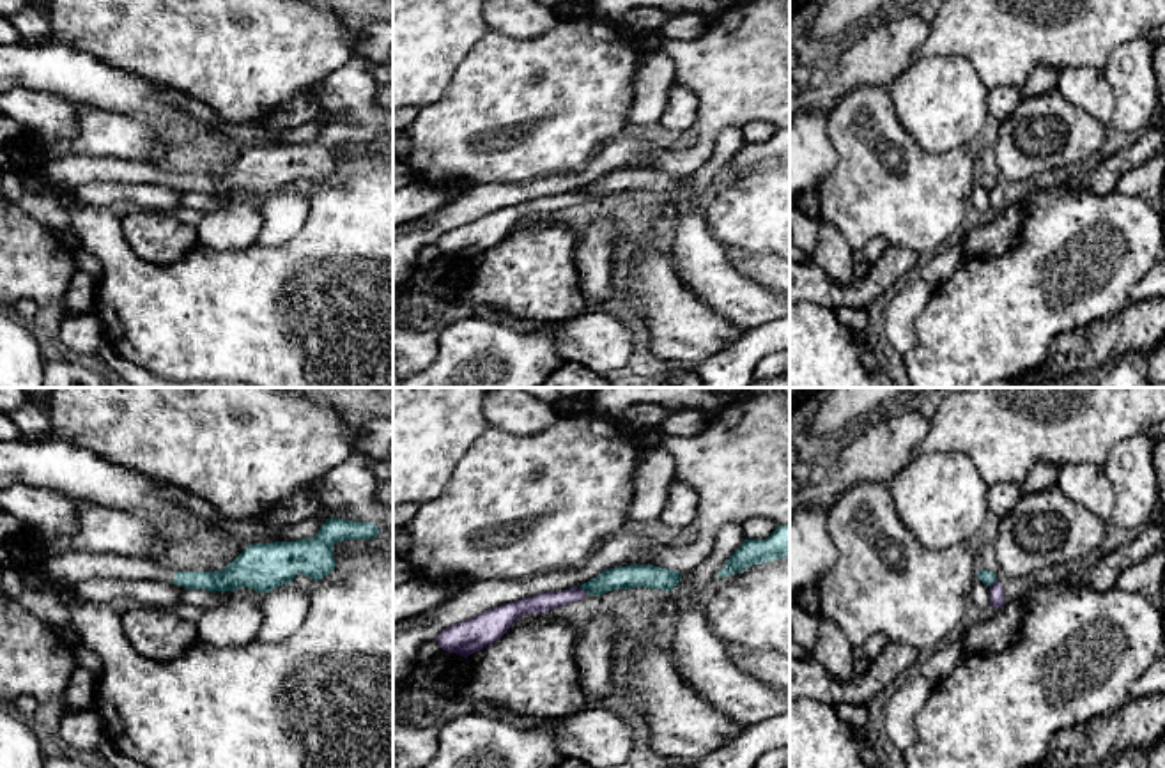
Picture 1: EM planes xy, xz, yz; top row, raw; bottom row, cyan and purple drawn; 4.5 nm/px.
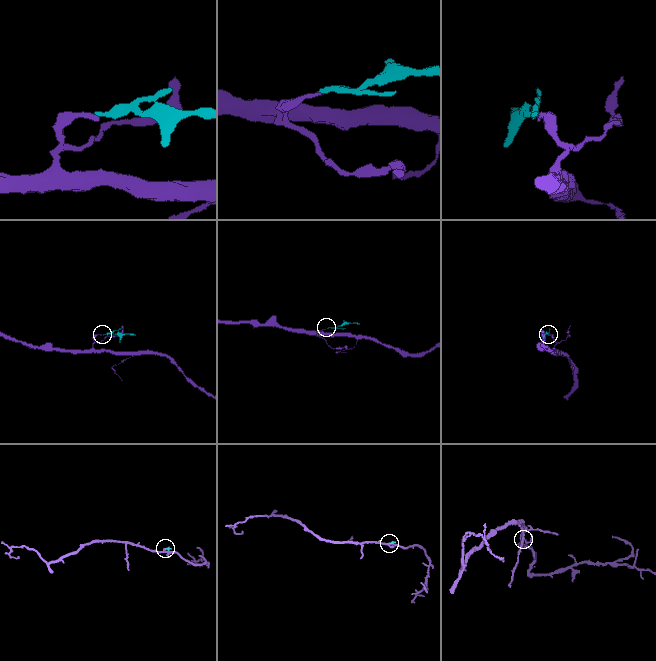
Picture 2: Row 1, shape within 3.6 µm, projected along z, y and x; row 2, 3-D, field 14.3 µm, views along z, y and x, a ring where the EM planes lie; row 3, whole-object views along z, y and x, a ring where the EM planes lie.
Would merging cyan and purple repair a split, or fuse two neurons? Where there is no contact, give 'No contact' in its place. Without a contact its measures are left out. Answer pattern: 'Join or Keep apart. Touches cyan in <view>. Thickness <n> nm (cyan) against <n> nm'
Keep apart. Touches cyan in xz. Thickness 110 nm (cyan) against 90 nm

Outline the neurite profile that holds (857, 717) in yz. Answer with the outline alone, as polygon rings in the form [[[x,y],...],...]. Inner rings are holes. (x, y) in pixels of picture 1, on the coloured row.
[[[837,704],[834,706],[834,710],[841,720],[845,720],[848,726],[852,726],[857,731],[862,731],[871,717],[866,706]]]

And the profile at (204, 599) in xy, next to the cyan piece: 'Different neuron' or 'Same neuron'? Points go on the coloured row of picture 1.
Different neuron

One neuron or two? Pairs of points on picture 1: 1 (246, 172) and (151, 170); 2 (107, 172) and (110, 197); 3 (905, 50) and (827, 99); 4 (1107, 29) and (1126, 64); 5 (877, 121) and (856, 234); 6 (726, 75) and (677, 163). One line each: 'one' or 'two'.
1: one
2: two
3: one
4: two
5: one
6: one

